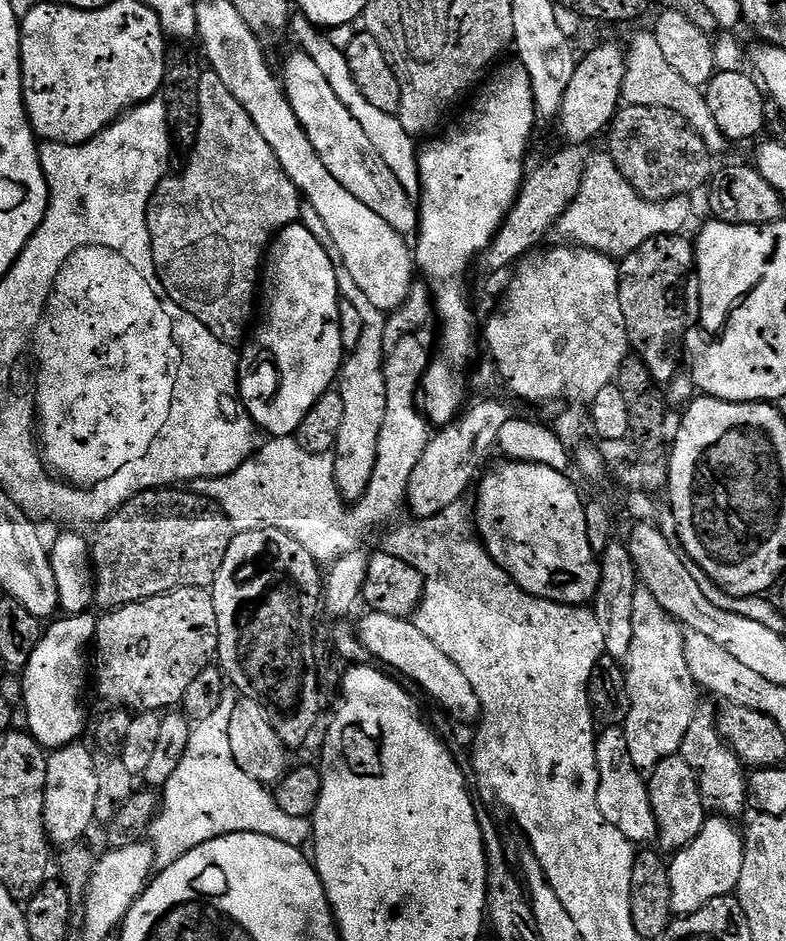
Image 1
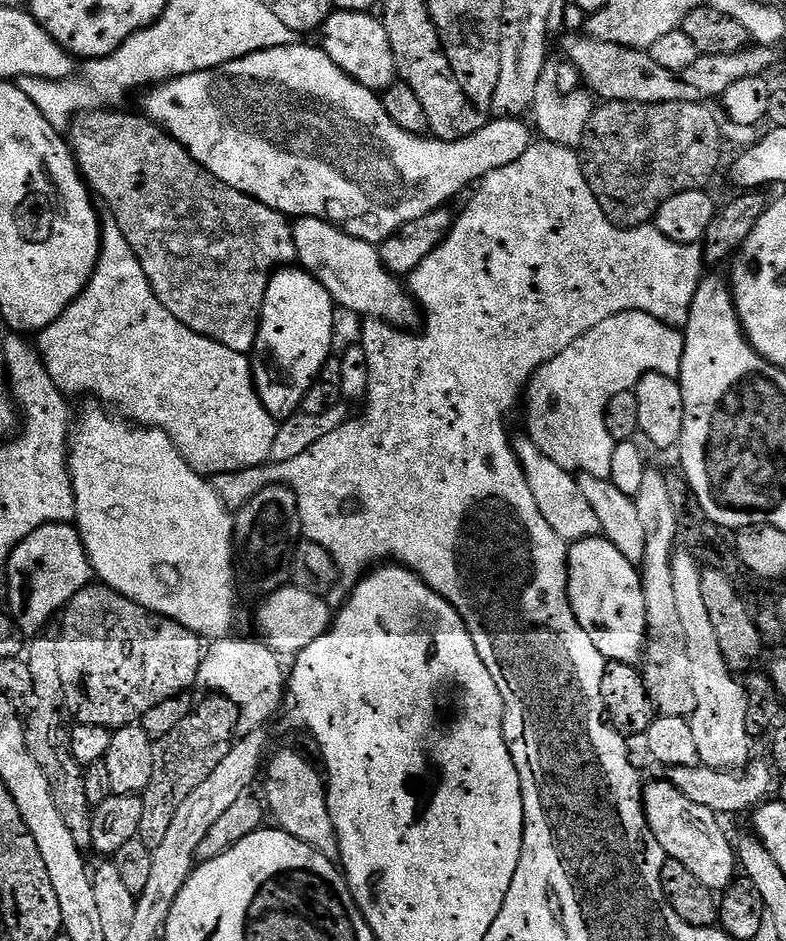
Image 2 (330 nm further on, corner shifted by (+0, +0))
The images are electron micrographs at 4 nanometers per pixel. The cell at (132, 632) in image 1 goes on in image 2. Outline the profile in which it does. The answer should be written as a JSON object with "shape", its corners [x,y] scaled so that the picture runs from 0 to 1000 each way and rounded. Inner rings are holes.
{"shape":[[[118,618],[111,625],[106,625],[99,631],[94,631],[94,635],[79,651],[80,659],[81,664],[78,665],[76,672],[74,671],[74,709],[79,715],[79,729],[84,733],[84,747],[90,760],[101,768],[118,769],[120,772],[130,772],[131,774],[141,774],[144,776],[159,774],[162,769],[182,766],[186,758],[190,755],[196,755],[196,750],[201,750],[201,746],[211,746],[211,742],[221,742],[238,736],[240,734],[239,730],[246,730],[249,727],[254,705],[262,692],[256,677],[243,672],[237,665],[232,665],[216,657],[204,655],[198,650],[192,650],[181,644],[176,644],[176,640],[150,631],[144,625],[137,625],[134,621]]]}

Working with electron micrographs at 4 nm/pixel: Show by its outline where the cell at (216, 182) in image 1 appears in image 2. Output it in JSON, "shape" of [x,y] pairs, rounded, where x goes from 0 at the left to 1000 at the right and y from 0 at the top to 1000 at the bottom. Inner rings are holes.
{"shape":[[[158,117],[103,119],[92,129],[89,153],[94,158],[97,172],[102,176],[102,186],[107,188],[113,201],[126,211],[128,208],[137,216],[136,224],[150,236],[150,244],[155,244],[155,249],[160,249],[160,257],[165,257],[176,278],[181,278],[181,287],[186,287],[186,295],[191,300],[201,321],[206,321],[206,325],[211,325],[211,329],[216,329],[216,334],[221,334],[221,338],[226,338],[226,342],[232,342],[242,351],[257,355],[282,368],[293,368],[293,372],[299,374],[319,375],[326,369],[333,325],[347,291],[363,283],[378,279],[377,254],[372,248],[373,235],[354,223],[344,223],[344,219],[328,215],[322,208],[308,206],[303,202],[298,202],[298,198],[288,198],[288,193],[272,189],[272,185],[267,185],[267,181],[256,176],[211,137],[188,126],[187,122],[172,123],[168,119],[153,118]]]}

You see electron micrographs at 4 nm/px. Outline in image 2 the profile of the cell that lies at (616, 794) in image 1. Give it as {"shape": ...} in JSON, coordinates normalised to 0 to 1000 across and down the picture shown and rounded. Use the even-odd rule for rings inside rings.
{"shape":[[[845,827],[826,833],[823,830],[817,837],[817,849],[824,877],[832,882],[832,891],[837,891],[837,899],[842,899],[846,911],[868,916],[868,920],[873,920],[873,925],[905,948],[916,950],[927,944],[938,934],[939,915],[933,894],[926,894],[916,877],[917,868],[898,857],[888,857],[888,852],[878,852],[868,840]]]}

